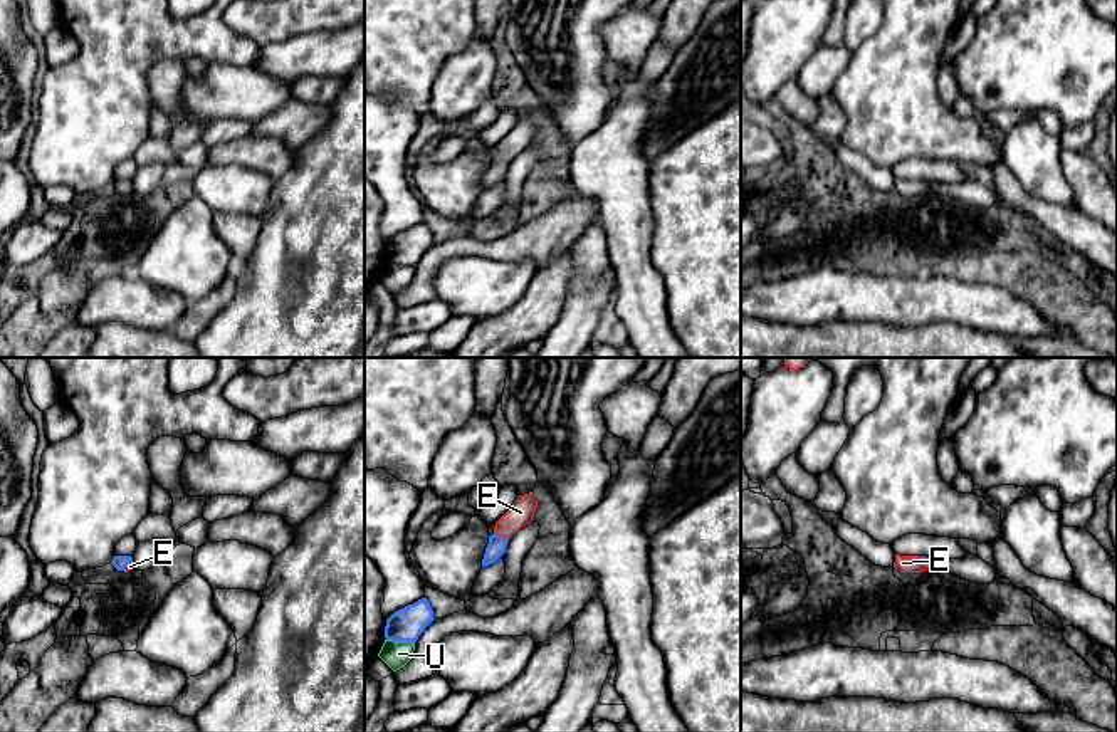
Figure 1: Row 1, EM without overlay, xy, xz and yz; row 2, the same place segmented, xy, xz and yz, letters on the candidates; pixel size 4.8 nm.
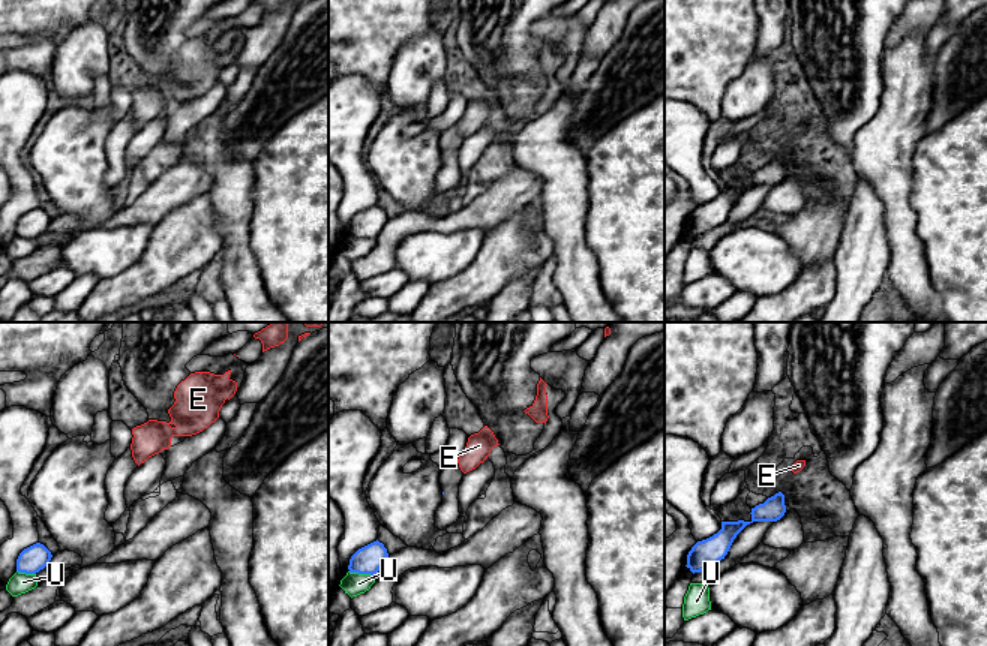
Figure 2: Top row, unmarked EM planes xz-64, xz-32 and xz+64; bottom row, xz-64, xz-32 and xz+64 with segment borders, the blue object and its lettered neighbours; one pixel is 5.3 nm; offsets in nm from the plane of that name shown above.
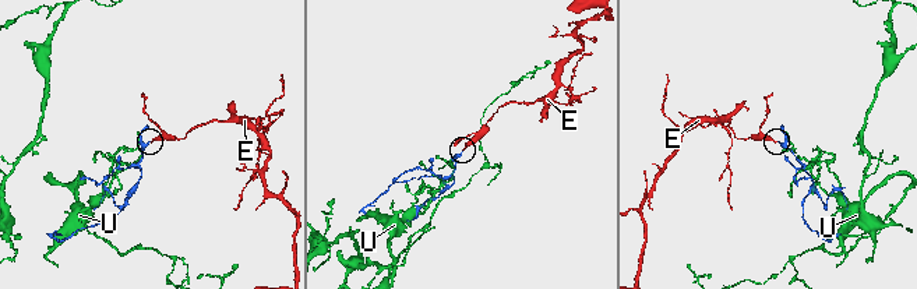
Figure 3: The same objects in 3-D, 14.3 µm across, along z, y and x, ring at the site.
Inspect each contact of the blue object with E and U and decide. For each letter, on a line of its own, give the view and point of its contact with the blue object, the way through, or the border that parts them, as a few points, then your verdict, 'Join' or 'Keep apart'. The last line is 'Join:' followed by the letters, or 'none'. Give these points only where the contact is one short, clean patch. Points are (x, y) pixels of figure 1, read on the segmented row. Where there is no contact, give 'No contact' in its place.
E: Touches blue at xz (501, 536). Path across: xz (496, 548), (501, 536), (521, 512). Join
U: Touches blue at xz (400, 640). Keep apart
Join: E

